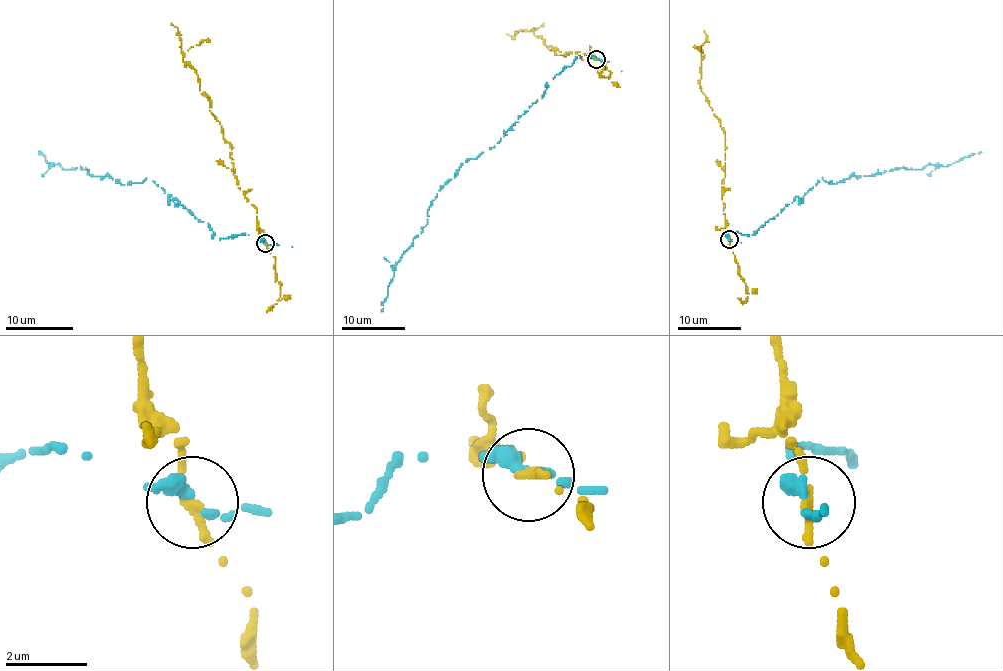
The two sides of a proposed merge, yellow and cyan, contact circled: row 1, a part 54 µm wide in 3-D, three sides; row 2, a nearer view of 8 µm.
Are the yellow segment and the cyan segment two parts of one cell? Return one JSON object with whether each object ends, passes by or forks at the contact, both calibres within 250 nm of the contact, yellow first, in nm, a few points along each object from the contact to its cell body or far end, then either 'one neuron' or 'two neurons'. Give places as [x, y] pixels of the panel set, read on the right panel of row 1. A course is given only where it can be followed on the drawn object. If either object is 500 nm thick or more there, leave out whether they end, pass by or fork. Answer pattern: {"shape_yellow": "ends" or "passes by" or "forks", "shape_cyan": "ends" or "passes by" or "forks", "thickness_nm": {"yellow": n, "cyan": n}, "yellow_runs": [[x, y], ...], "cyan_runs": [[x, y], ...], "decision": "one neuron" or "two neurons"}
{"shape_yellow": "ends", "shape_cyan": "ends", "thickness_nm": {"yellow": 260, "cyan": 400}, "yellow_runs": [[730, 239], [722, 187], [725, 132], [699, 80], [701, 58], [704, 55], [701, 45], [706, 40], [704, 31]], "cyan_runs": [[728, 238], [727, 231], [752, 234], [822, 179], [833, 183], [894, 169], [941, 166], [981, 152]], "decision": "two neurons"}

